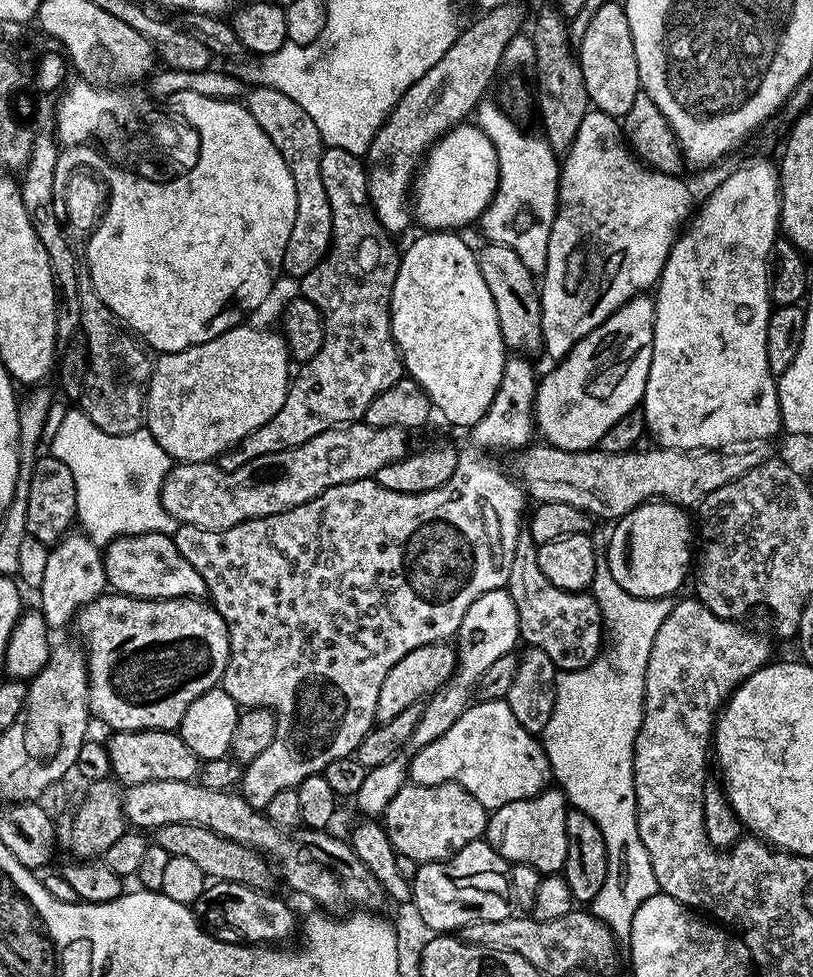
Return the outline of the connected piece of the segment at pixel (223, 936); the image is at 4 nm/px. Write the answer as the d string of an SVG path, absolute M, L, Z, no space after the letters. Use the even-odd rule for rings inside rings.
M218 880L209 883L204 893L196 900L194 911L196 919L207 931L219 940L228 944L248 946L276 946L292 931L298 928L298 916L284 900L279 900L271 891L260 891L250 886L242 886L238 882ZM296 928L296 929L295 929Z

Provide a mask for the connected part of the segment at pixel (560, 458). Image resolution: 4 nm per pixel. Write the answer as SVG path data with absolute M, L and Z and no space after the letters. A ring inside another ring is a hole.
M533 442L515 453L515 479L533 501L566 502L566 506L578 506L578 510L588 513L593 518L605 516L609 522L615 522L621 516L634 510L639 504L647 504L649 500L667 500L670 504L678 504L685 510L695 509L714 490L726 486L726 482L734 482L734 478L742 478L746 470L754 470L766 458L760 446L736 446L731 450L693 450L682 452L674 448L652 446L649 452L633 450L631 452L571 452L561 448L553 448L547 442Z

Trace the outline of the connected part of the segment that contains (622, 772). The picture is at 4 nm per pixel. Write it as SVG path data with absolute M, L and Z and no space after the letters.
M597 555L590 594L604 614L607 647L590 666L556 677L556 697L550 722L542 733L544 758L552 767L552 780L575 811L584 812L602 830L606 842L606 882L592 899L590 911L616 937L617 945L627 945L634 914L646 898L657 895L654 866L642 846L636 821L634 794L634 754L638 730L644 717L644 683L650 650L658 626L666 622L673 601L637 600L622 589L611 573L607 557Z

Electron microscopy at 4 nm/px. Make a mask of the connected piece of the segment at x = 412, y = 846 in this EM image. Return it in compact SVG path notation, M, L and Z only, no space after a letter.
M405 783L394 798L384 807L382 823L384 833L388 835L389 845L397 856L412 858L420 864L429 864L435 860L449 860L462 846L481 839L488 826L489 809L482 806L472 792L467 792L463 784L414 784Z

